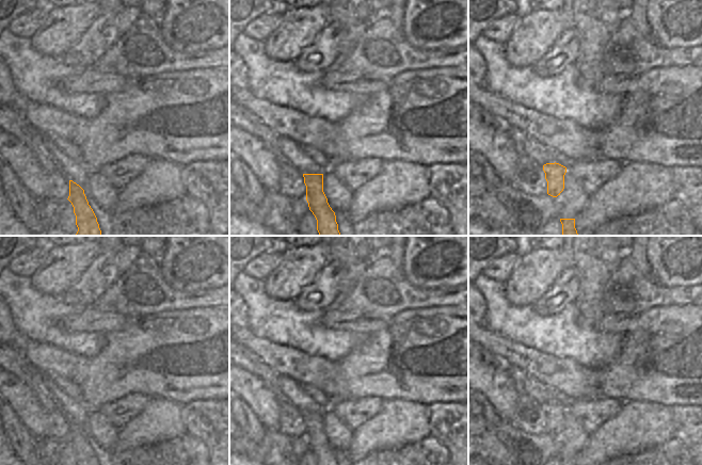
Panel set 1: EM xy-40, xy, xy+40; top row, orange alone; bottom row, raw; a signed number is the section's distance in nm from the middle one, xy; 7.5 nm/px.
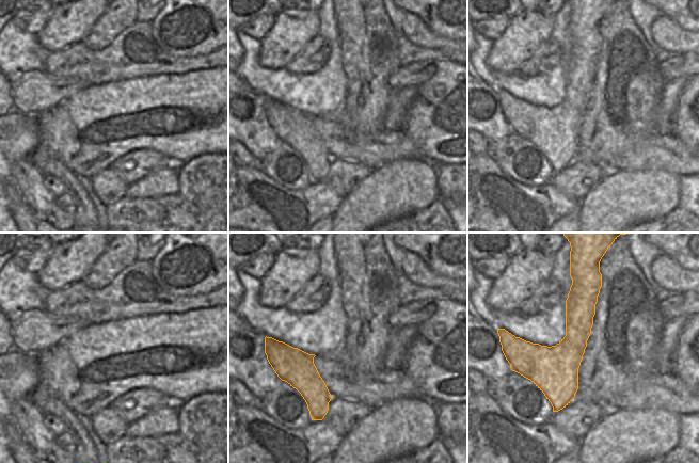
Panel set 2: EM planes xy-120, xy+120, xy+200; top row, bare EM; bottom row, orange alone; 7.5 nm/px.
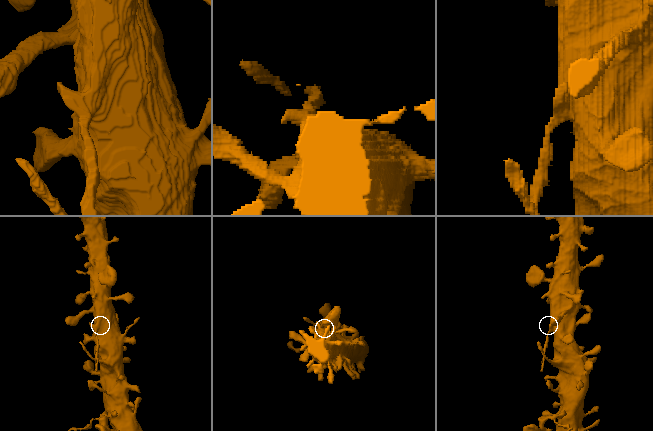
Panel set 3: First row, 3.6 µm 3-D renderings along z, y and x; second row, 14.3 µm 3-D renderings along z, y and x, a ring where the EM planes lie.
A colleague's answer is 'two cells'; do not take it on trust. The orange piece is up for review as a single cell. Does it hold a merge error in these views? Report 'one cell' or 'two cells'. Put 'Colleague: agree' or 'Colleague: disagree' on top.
Colleague: agree
two cells

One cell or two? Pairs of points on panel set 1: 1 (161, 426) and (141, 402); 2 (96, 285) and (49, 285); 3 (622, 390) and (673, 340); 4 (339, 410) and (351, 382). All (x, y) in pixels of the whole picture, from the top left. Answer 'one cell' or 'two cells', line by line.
1: two cells
2: two cells
3: one cell
4: two cells

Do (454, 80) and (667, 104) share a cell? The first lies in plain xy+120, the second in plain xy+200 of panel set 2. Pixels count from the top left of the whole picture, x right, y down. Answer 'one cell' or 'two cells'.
two cells

